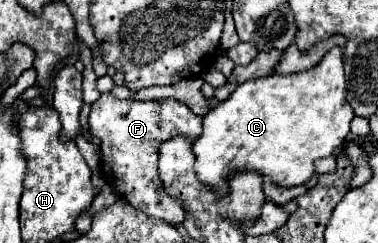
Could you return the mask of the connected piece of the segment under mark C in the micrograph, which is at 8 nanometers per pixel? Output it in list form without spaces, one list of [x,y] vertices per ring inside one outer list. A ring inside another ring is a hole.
[[[334,46],[322,58],[322,62],[308,72],[292,76],[264,76],[260,80],[244,82],[226,102],[220,102],[204,116],[204,132],[192,146],[196,156],[196,178],[214,190],[218,198],[228,194],[230,176],[246,170],[258,172],[280,188],[304,184],[314,174],[314,162],[338,150],[350,132],[350,120],[354,118],[354,112],[344,100],[344,92],[346,78],[342,68],[342,52],[338,46]]]

